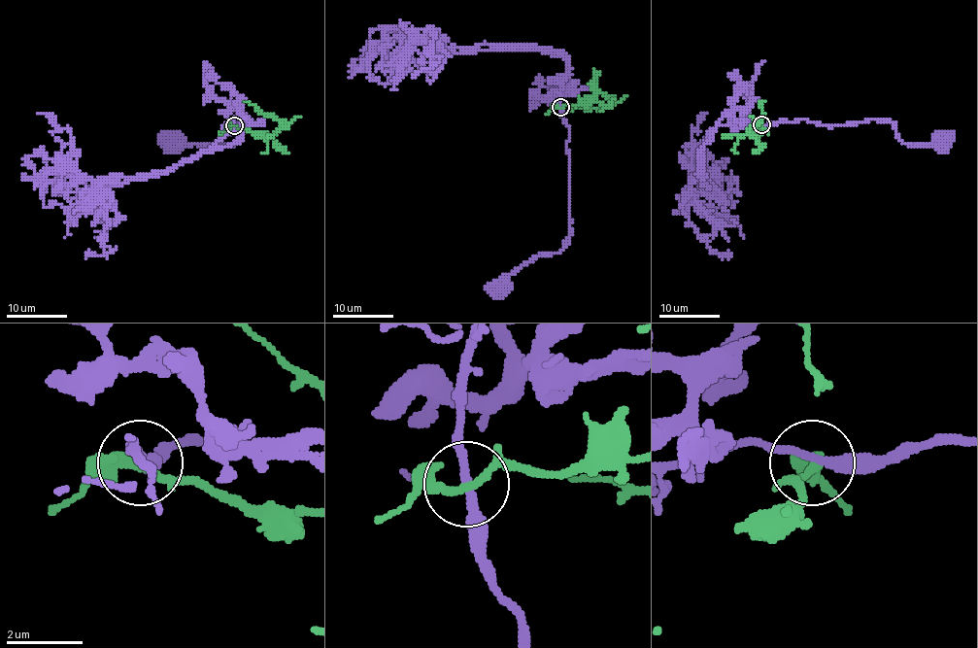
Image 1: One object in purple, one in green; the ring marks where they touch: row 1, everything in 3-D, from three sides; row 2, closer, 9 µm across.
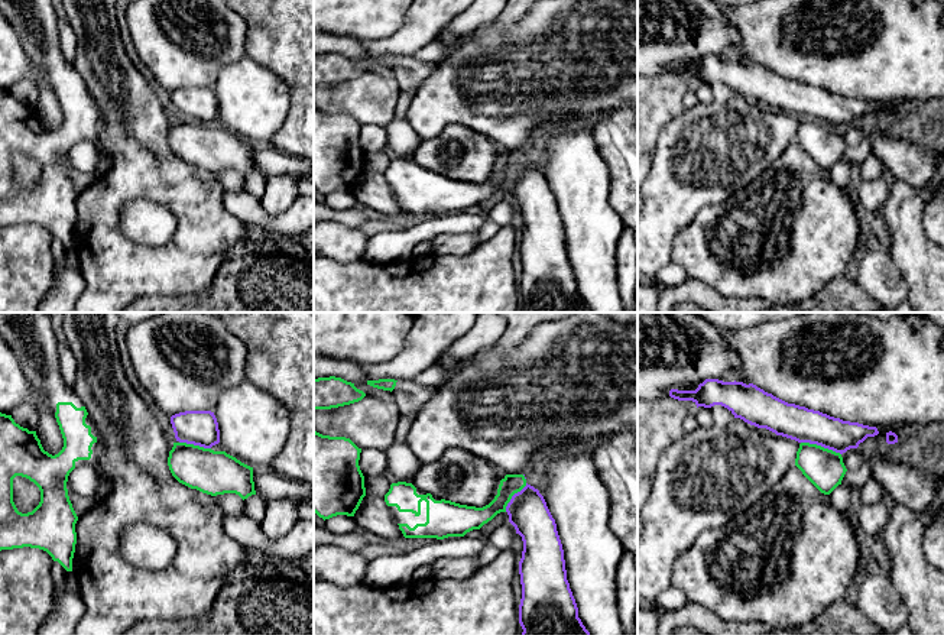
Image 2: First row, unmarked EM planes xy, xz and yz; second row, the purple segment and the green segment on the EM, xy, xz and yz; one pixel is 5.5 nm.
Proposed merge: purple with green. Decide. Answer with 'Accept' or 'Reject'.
Reject

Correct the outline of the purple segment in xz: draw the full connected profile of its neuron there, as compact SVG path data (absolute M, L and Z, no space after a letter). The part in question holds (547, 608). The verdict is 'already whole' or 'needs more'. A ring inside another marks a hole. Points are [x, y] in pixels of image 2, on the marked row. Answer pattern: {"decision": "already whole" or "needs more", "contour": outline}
{"decision": "already whole", "contour": "M528 485L515 493L506 506L509 522L522 537L523 551L519 561L522 599L519 623L522 635L590 635L578 618L578 608L567 580L562 544L544 496Z"}

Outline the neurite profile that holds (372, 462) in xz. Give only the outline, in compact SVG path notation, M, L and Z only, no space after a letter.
M363 448L360 453L359 466L364 477L374 477L385 473L387 469L387 459L385 451Z

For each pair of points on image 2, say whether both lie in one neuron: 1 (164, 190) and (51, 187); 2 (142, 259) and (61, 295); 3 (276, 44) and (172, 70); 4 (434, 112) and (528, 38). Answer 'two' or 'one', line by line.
1: two
2: two
3: two
4: one

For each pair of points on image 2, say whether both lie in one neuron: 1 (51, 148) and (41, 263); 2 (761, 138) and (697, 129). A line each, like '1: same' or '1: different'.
1: different
2: same

